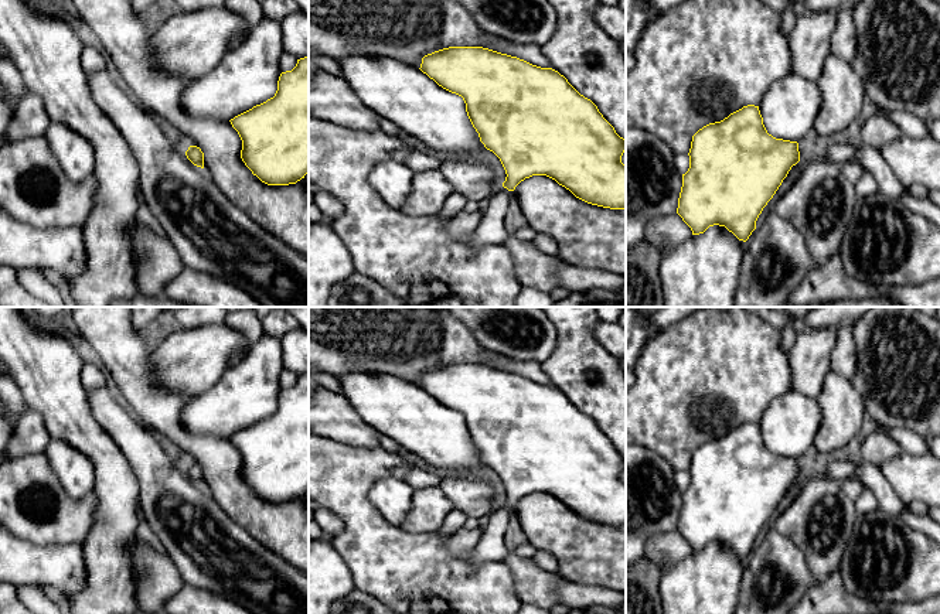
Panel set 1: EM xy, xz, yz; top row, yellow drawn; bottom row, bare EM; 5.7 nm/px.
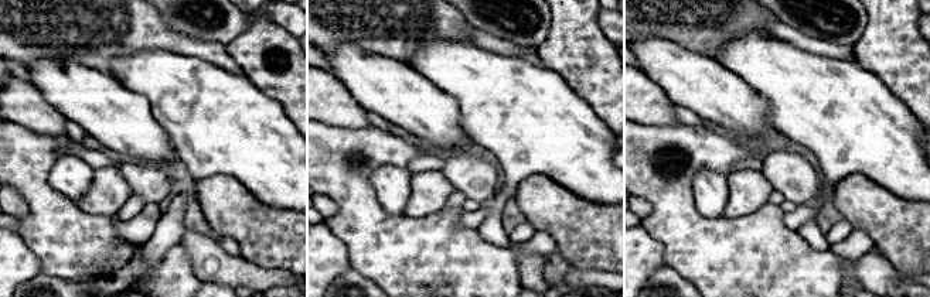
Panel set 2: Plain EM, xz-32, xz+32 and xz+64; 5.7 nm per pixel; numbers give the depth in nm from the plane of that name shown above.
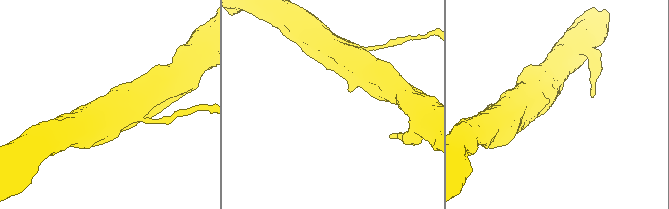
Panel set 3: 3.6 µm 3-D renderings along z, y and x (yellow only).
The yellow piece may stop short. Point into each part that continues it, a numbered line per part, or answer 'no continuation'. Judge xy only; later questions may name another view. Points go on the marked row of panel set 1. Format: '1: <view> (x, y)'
no continuation

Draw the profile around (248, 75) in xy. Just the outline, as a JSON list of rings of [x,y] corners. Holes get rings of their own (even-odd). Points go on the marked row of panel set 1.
[[[262,18],[248,31],[248,38],[229,50],[221,62],[204,76],[191,79],[183,95],[185,113],[197,119],[229,122],[235,116],[273,98],[282,74],[279,61],[285,52],[282,42],[282,23]]]

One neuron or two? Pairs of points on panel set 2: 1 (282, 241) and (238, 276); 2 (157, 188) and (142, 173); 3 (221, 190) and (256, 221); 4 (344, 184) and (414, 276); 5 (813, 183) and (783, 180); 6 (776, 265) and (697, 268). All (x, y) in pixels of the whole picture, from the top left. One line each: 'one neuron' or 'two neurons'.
1: two neurons
2: one neuron
3: one neuron
4: one neuron
5: one neuron
6: one neuron

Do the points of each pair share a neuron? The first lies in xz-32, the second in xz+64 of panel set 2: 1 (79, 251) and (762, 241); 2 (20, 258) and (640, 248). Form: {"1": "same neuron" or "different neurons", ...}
{"1": "same neuron", "2": "same neuron"}

